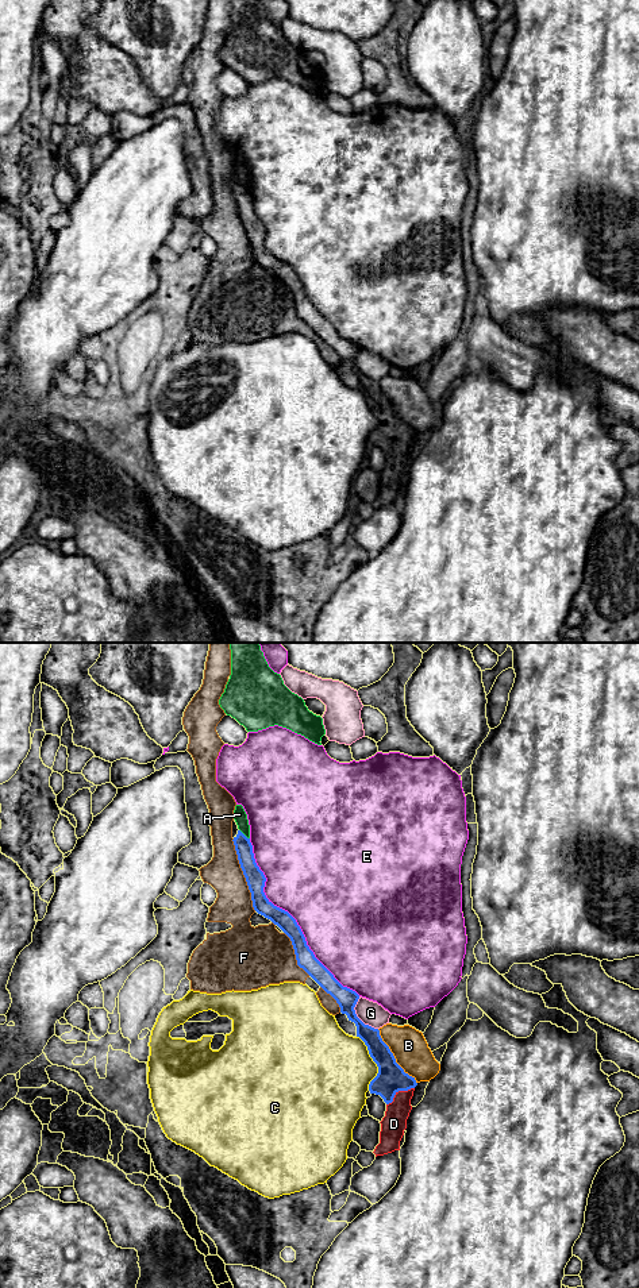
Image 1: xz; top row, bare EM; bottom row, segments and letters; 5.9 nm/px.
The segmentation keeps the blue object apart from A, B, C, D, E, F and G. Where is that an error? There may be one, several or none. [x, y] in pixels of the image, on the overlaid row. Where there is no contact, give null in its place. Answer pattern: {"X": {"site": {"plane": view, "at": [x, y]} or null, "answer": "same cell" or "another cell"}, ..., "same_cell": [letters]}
{"A": {"site": {"plane": "xz", "at": [243, 835]}, "answer": "another cell"}, "B": {"site": {"plane": "xz", "at": [393, 1057]}, "answer": "another cell"}, "C": {"site": {"plane": "xz", "at": [374, 1061]}, "answer": "another cell"}, "D": {"site": {"plane": "xz", "at": [399, 1090]}, "answer": "same cell"}, "E": {"site": {"plane": "xz", "at": [293, 918]}, "answer": "another cell"}, "F": {"site": {"plane": "xz", "at": [243, 874]}, "answer": "another cell"}, "G": {"site": {"plane": "xz", "at": [357, 1017]}, "answer": "another cell"}, "same_cell": ["D"]}

